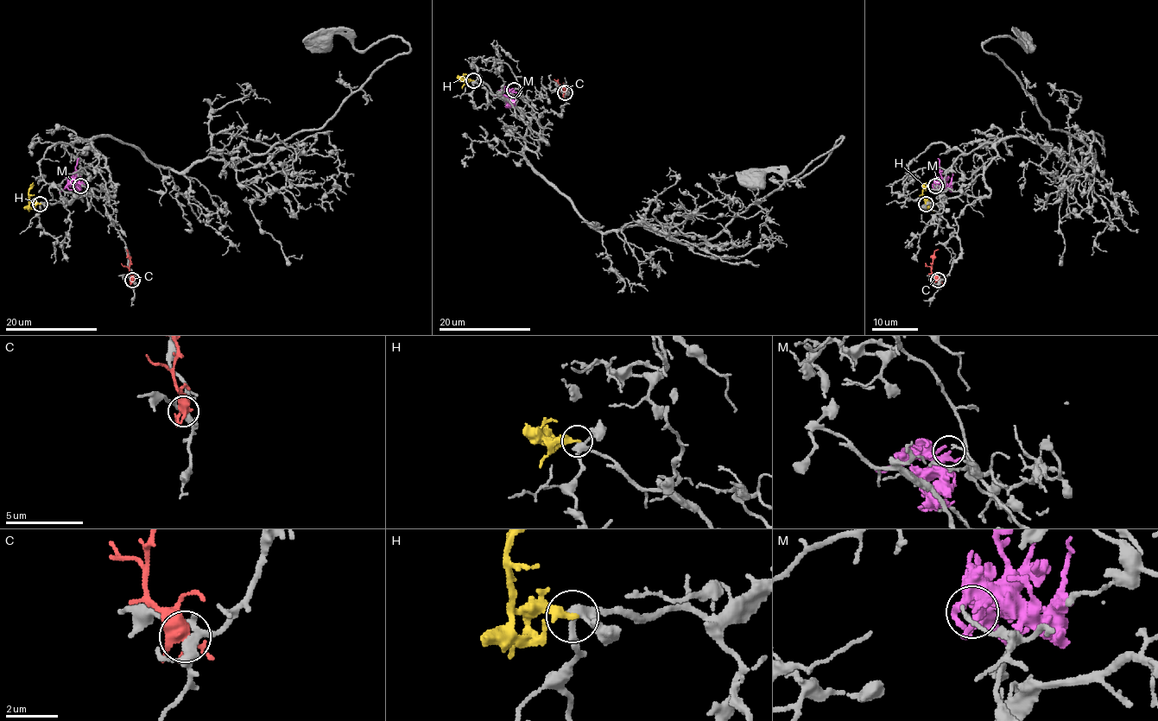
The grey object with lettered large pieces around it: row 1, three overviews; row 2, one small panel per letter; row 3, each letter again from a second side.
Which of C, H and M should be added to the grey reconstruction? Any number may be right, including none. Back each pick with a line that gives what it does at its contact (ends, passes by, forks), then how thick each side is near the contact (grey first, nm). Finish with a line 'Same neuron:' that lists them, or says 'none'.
Same neuron: none

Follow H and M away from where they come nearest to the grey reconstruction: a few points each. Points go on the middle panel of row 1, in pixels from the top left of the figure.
H: (473, 80), (462, 77), (466, 80)
M: (514, 89), (512, 99), (505, 106), (509, 106)

